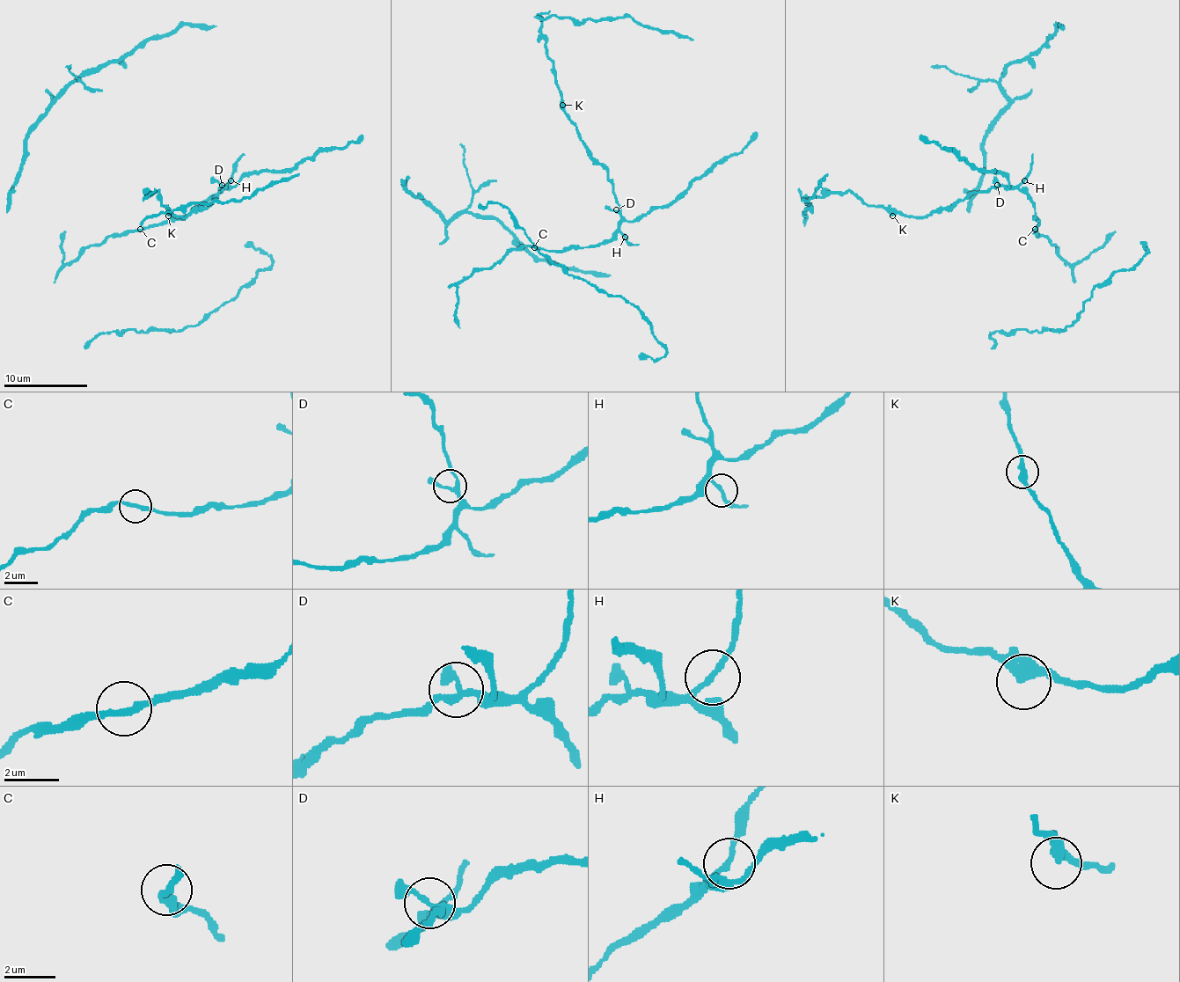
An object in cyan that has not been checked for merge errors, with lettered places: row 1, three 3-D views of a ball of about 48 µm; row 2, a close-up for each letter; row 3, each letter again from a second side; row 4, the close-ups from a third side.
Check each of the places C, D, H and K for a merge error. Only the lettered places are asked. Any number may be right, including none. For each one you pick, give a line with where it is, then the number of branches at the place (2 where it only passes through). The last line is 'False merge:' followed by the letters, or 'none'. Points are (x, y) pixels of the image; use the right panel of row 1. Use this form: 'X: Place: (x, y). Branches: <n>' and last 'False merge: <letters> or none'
False merge: none

